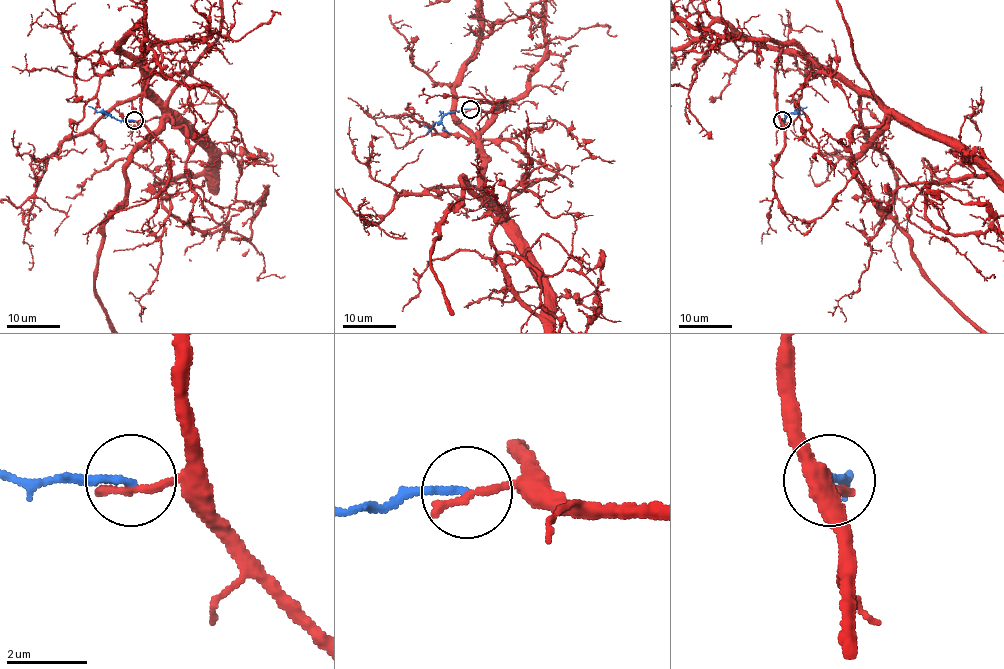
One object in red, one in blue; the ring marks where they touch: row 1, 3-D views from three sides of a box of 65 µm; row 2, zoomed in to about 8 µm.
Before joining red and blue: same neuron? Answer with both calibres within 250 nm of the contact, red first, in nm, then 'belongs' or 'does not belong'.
240/180 nm | does not belong

